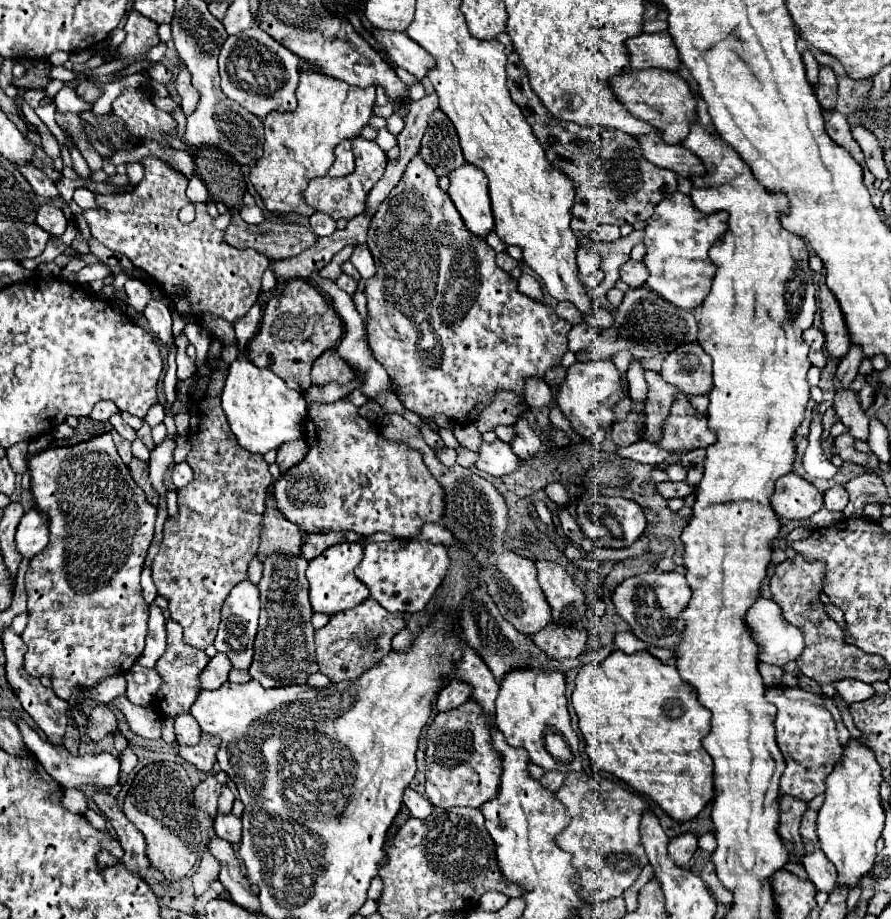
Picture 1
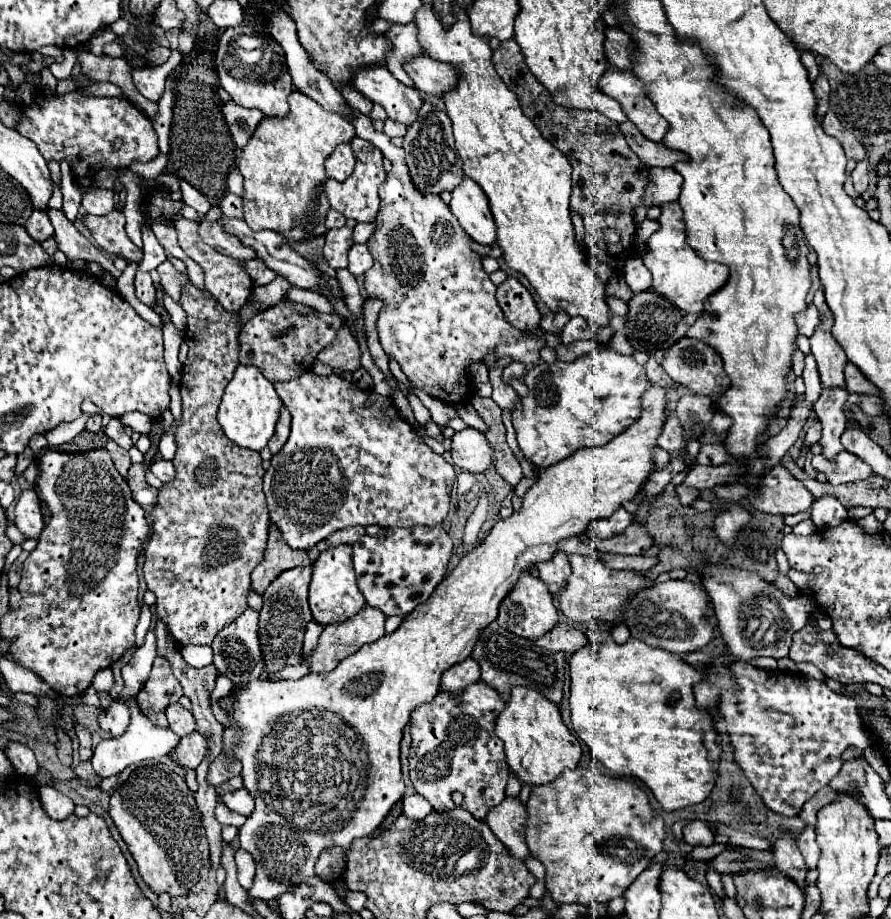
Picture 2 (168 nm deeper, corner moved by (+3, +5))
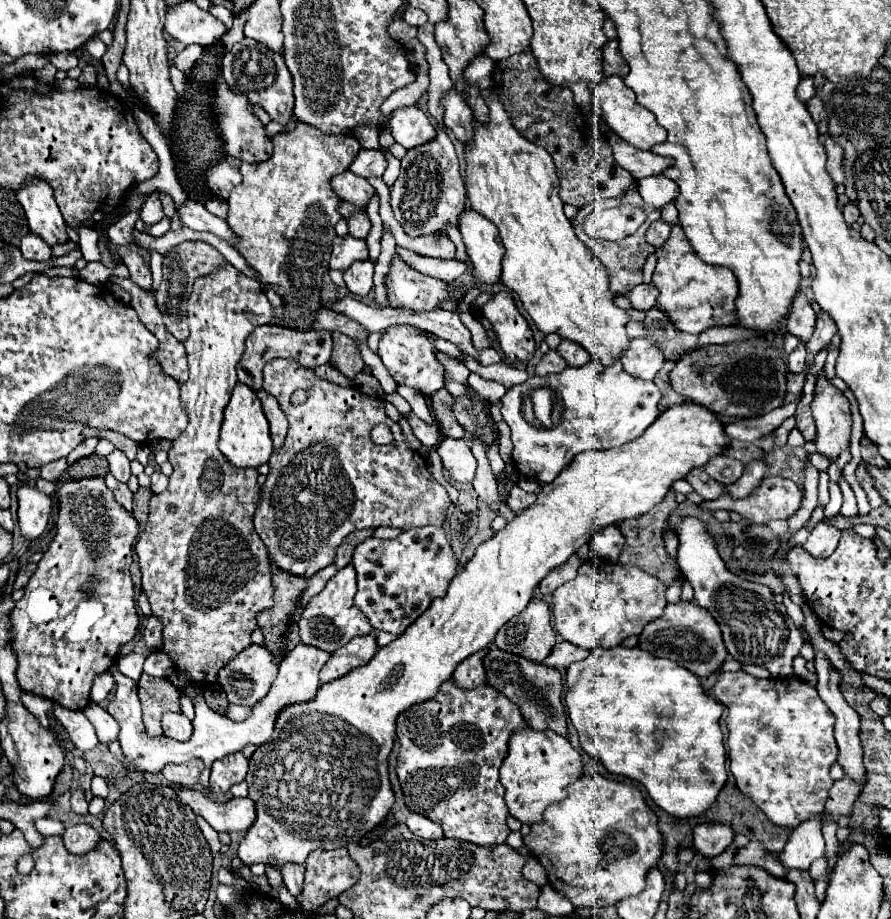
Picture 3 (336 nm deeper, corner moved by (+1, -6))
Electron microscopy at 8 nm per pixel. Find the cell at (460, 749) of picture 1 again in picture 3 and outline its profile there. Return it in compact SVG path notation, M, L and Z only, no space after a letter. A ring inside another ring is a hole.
M452 680L444 682L434 700L422 702L408 708L398 718L398 740L400 754L396 772L402 784L406 806L412 812L424 814L444 828L444 836L468 840L482 846L504 844L510 828L506 826L508 806L504 804L504 792L500 784L500 766L508 752L508 738L514 728L526 726L522 714L518 716L518 706L502 696L496 688L484 684L474 690L462 690L454 686Z

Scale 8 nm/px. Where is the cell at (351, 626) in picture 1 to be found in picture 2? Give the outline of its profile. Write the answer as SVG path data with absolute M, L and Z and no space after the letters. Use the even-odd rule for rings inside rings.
M366 605L362 613L350 621L344 621L342 625L326 625L318 641L318 649L308 661L310 671L328 673L342 659L356 653L362 645L384 637L384 621L386 615L382 611Z

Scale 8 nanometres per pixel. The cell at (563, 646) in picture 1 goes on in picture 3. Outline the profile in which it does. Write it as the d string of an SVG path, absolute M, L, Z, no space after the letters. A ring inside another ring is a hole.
M564 640L564 642L558 642L552 648L552 652L544 660L544 664L546 666L554 666L554 668L566 668L566 666L570 666L576 660L584 660L586 656L588 656L588 650L578 648L578 646L574 646L574 644Z

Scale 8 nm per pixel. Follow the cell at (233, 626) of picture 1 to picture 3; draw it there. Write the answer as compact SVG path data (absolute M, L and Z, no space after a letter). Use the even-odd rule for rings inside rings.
M250 644L240 656L234 656L220 668L218 684L228 694L230 704L254 706L268 694L272 680L276 680L276 672L278 664L266 646Z

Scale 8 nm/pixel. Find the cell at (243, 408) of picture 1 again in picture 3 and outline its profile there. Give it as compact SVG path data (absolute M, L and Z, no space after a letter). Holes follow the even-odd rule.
M236 384L232 398L224 410L224 422L220 430L220 452L238 468L258 468L260 464L270 460L272 454L272 438L270 438L270 424L264 416L262 402L258 400L256 392L244 384Z

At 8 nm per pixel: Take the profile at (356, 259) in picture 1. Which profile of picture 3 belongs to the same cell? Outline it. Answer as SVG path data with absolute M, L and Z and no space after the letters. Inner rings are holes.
M358 260L344 272L344 282L346 288L356 294L356 296L366 296L372 290L372 274L374 274L374 264L370 260Z

